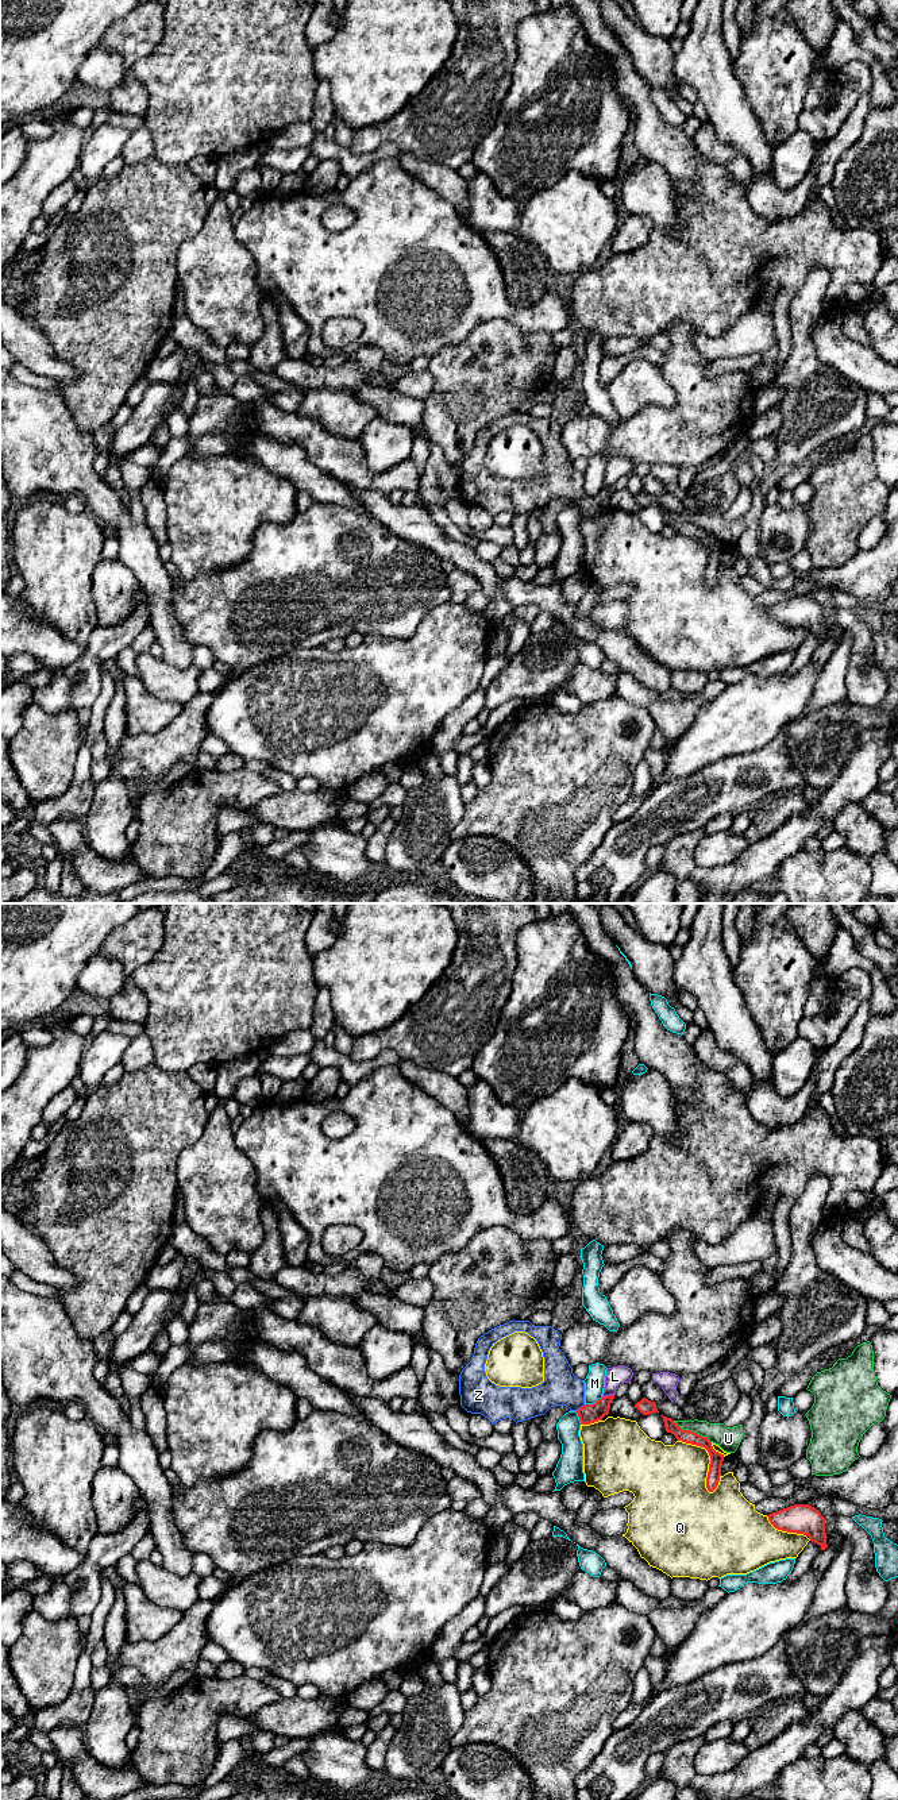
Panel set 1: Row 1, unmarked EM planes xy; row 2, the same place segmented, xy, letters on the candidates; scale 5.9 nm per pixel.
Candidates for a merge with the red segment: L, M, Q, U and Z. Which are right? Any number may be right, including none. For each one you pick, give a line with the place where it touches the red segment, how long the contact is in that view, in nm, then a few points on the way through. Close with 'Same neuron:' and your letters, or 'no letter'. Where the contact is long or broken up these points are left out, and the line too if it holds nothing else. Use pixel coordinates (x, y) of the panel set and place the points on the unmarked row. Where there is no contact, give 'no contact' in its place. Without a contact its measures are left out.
Same neuron: no letter

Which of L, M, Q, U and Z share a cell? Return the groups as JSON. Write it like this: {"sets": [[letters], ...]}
{"sets": [["L"], ["M"], ["Q"], ["U"], ["Z"]]}

